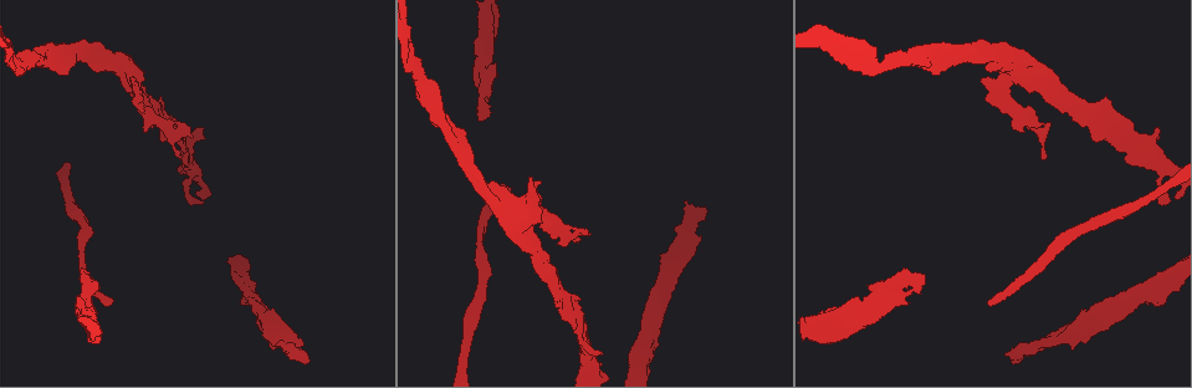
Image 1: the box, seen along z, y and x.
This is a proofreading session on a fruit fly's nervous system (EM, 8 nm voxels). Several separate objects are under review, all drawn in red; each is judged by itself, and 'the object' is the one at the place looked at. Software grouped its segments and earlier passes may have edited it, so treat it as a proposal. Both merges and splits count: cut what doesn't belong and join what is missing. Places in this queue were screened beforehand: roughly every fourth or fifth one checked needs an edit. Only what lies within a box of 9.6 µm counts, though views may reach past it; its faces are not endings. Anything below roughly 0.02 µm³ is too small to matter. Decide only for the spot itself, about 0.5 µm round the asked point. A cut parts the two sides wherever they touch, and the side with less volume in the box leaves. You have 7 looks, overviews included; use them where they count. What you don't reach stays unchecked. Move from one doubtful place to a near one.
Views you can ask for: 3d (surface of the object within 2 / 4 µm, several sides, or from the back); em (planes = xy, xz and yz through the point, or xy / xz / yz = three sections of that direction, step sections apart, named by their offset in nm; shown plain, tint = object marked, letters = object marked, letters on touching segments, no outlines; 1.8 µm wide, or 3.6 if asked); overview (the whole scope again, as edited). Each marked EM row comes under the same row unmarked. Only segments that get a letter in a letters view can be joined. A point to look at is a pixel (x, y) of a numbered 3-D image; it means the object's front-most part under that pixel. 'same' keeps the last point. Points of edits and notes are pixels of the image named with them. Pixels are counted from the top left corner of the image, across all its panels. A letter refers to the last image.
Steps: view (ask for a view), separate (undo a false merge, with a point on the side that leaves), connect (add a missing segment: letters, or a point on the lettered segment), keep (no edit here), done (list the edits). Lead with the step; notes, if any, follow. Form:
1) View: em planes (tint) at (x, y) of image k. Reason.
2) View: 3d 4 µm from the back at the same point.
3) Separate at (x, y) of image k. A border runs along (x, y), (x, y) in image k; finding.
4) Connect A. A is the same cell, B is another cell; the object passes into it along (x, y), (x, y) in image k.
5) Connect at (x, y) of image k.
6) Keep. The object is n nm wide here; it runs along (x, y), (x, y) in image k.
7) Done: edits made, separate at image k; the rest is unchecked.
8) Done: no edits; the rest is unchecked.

View: em planes (tint) at (564, 301) of image 1. Arms run side by side.

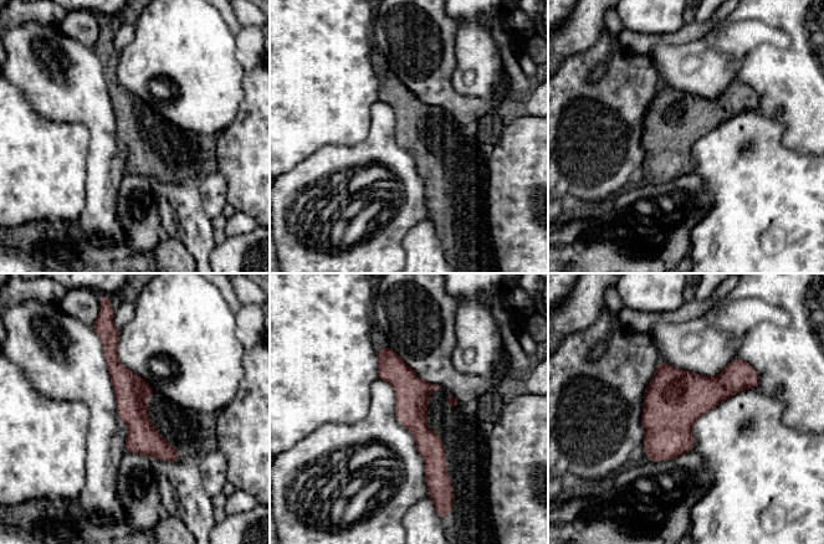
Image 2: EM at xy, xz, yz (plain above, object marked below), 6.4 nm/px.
View: em planes (letters) at the same point.

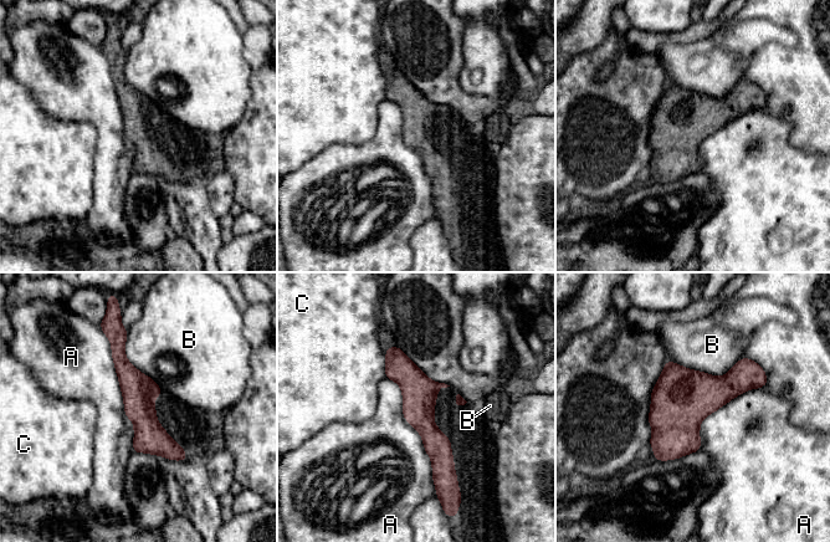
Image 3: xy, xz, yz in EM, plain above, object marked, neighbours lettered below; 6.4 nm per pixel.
Keep. The object is 220 nm wide here; A, B and C are other cells; a border runs along (385, 376), (401, 389), (436, 494) in image 3; one neuron here.

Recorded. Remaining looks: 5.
View: em planes (letters) at (109, 301) of image 1. End of a long branch.

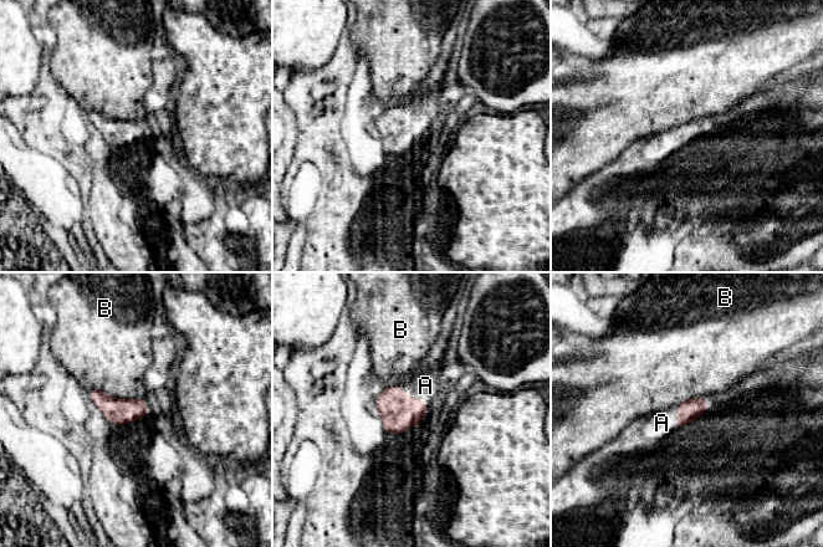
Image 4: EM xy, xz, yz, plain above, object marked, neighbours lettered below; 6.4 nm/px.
Connect A. The longest contact is with B, 360 nm; A is the same cell, B is another cell; the object passes into it along (399, 413), (412, 398), (425, 386) in image 4; it goes on there.

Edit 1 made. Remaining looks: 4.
View: 3d 2 µm at (421, 77) of image 1. Thick turns thin.

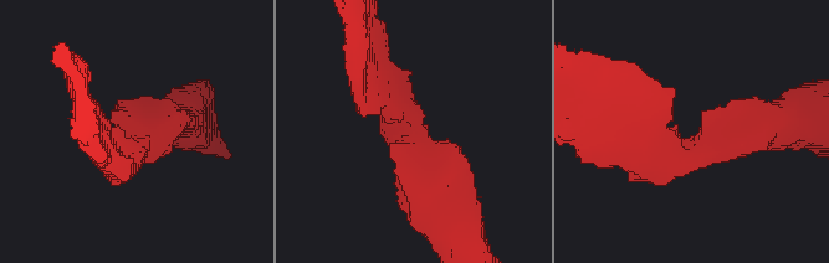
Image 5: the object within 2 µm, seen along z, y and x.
View: em 3.6 µm planes (letters) at (131, 149) of image 5.

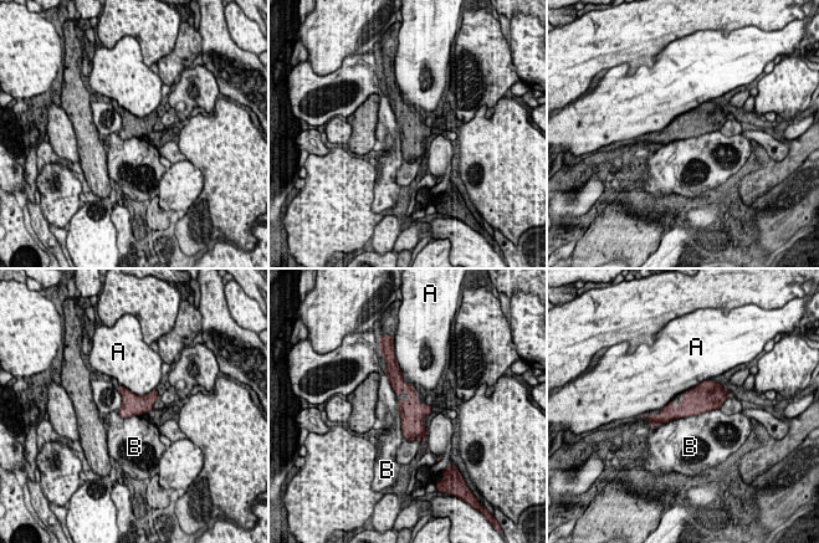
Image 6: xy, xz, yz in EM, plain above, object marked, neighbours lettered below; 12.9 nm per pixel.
Keep. A and B are other cells; a border runs along (718, 408), (651, 426) in image 6; continuous, no second neuron.

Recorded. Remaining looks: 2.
Done: edits made, connect at image 4; the rest is unchecked.

